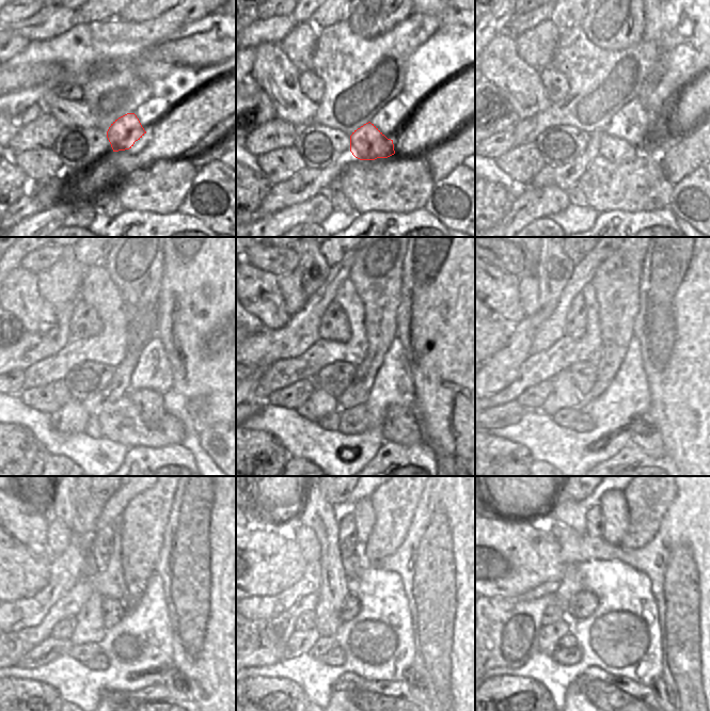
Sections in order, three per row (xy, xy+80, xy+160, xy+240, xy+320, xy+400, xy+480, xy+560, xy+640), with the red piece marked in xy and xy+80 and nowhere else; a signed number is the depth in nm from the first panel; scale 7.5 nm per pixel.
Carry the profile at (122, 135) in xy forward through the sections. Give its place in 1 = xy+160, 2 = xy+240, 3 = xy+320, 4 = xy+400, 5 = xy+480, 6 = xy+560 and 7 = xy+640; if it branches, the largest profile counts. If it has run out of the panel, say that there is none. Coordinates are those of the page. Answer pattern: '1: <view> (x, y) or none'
1: xy+160 (614, 149)
2: xy+240 (148, 403)
3: xy+320 (401, 426)
4: xy+400 (644, 435)
5: xy+480 (171, 678)
6: xy+560 (411, 677)
7: xy+640 (662, 693)

